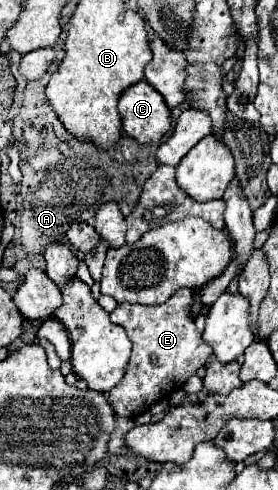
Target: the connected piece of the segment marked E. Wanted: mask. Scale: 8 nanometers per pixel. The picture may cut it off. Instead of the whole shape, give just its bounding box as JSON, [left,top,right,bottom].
[108,289,212,419]

